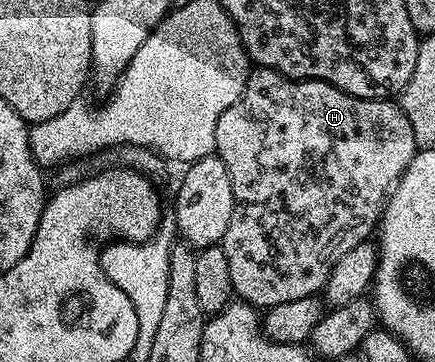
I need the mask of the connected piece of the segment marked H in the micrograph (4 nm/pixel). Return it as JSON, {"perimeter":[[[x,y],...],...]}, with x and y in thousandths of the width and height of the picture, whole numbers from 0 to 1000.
{"perimeter":[[[582,182],[570,202],[556,268],[501,323],[501,356],[492,356],[492,420],[524,459],[529,500],[538,522],[543,564],[529,599],[529,633],[520,633],[510,680],[520,699],[520,721],[529,729],[529,776],[545,829],[577,840],[591,854],[614,854],[630,843],[657,843],[657,831],[685,831],[685,820],[733,818],[754,785],[768,732],[805,699],[828,671],[848,657],[846,646],[867,635],[874,599],[910,506],[933,478],[943,445],[956,428],[961,398],[952,378],[952,356],[943,356],[943,334],[933,323],[926,293],[901,273],[834,273],[814,268],[749,224],[729,218],[660,218],[630,191]]]}

